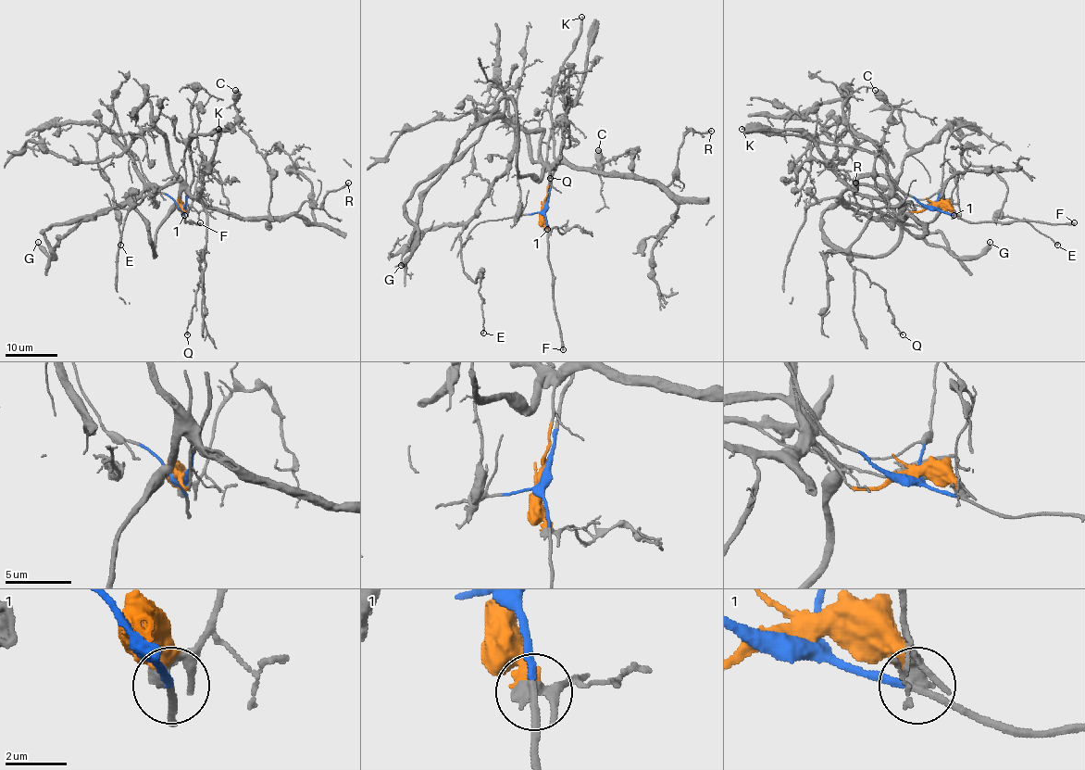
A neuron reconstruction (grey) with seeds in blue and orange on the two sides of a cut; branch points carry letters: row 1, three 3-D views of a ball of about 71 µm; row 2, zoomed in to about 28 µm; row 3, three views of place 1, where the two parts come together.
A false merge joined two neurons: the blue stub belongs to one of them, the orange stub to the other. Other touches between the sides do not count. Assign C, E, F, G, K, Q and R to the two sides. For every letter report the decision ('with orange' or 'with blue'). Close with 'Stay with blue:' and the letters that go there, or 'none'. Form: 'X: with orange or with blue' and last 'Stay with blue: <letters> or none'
C: with orange
E: with orange
F: with blue
G: with orange
K: with blue
Q: with orange
R: with orange
Stay with blue: F, K

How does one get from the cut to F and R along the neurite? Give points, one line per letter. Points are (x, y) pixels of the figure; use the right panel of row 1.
F: (931, 206), (975, 223), (1037, 220), (1075, 223)
R: (931, 206), (910, 211), (896, 194), (888, 201), (904, 217), (915, 208), (908, 201), (866, 208), (855, 183)

